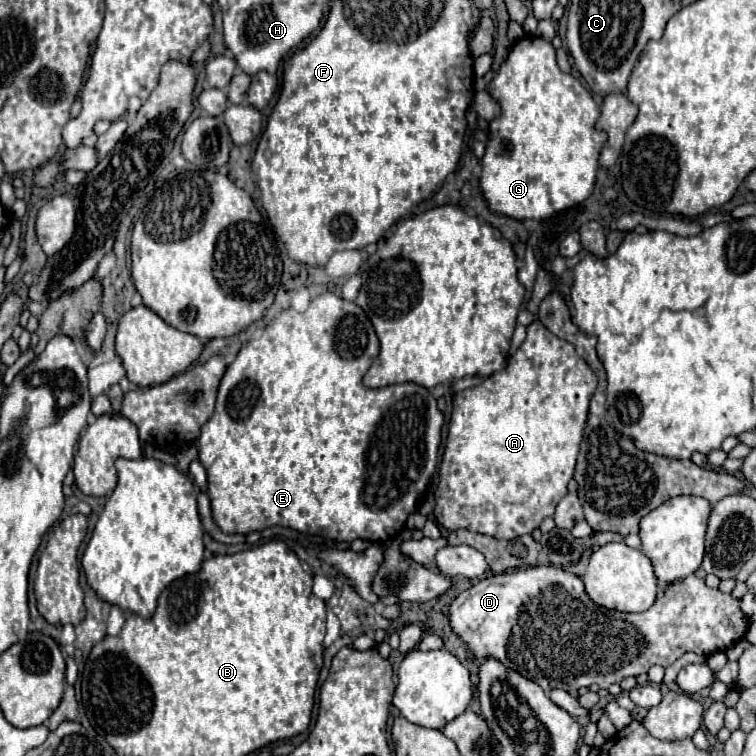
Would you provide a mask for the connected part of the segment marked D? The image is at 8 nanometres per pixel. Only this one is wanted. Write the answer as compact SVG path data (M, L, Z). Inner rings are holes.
M553 565L519 569L477 581L451 603L449 621L453 631L469 645L477 659L495 657L505 667L537 681L545 693L557 687L577 691L591 683L607 689L611 683L619 683L629 675L647 673L653 665L669 667L687 651L711 655L735 645L749 625L747 617L739 609L739 599L733 599L719 589L709 589L705 581L695 575L689 575L679 583L671 583L651 609L643 613L621 613L593 603L583 589L581 577Z

